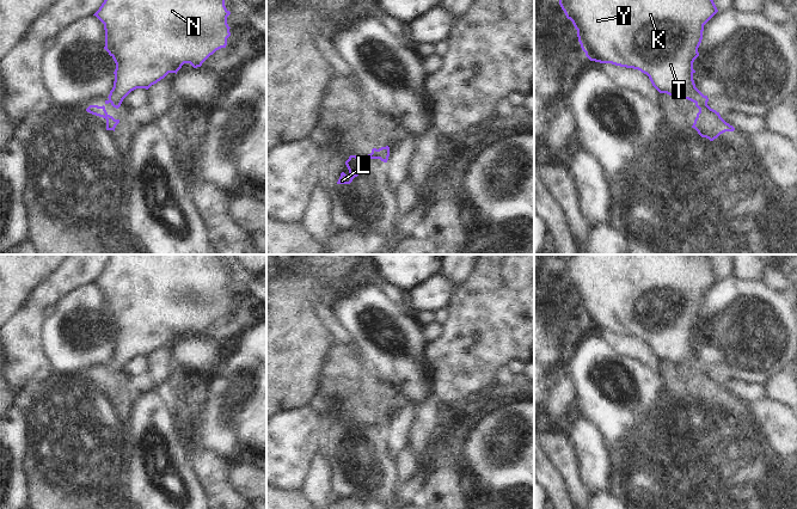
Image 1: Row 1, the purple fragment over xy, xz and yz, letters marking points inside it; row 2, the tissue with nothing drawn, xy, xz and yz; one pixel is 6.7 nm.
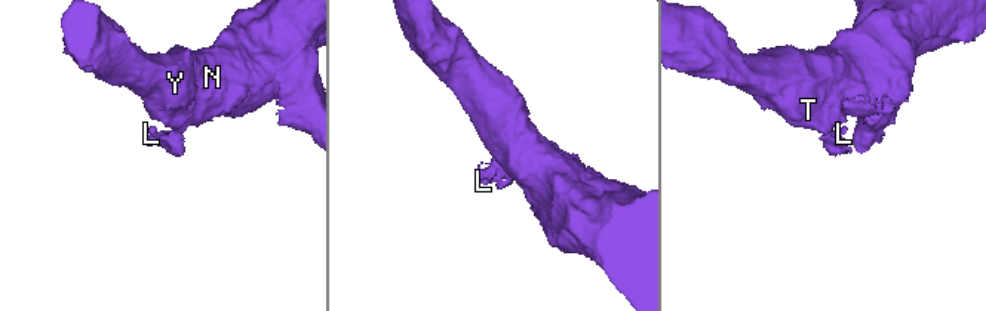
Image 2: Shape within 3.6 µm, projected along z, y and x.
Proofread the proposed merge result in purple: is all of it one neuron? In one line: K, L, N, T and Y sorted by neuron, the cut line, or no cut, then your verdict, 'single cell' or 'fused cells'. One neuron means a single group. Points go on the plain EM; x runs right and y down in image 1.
groups K N T Y / L; cut xz (384, 415), (384, 421), (379, 425); fused cells

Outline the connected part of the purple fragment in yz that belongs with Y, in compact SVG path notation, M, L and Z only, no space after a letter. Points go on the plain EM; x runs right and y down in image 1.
M572 254L570 258L557 263L559 272L568 287L570 287L577 298L578 309L586 324L590 329L600 331L612 331L620 335L638 337L646 342L652 354L660 361L667 361L678 366L685 366L693 370L707 372L709 366L704 363L693 348L693 330L699 324L698 315L703 307L704 293L718 280L709 254Z

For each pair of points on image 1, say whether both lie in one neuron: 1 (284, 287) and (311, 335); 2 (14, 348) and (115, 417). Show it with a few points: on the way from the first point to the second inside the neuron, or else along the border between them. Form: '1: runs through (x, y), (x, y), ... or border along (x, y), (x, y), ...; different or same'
1: runs through (286, 299), (286, 310), (299, 323); same
2: border along (54, 372), (41, 382), (26, 384); different

